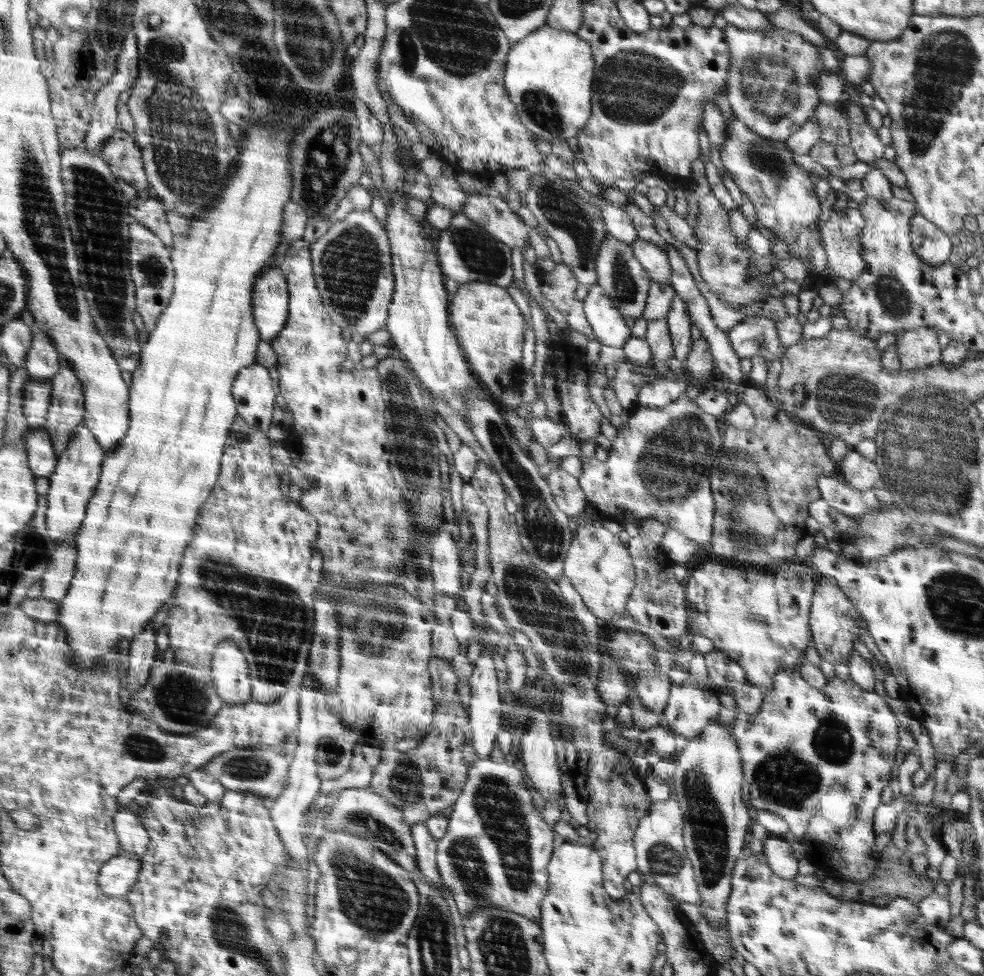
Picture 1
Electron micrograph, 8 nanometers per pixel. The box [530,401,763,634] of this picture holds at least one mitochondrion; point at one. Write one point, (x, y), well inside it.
(672, 464)

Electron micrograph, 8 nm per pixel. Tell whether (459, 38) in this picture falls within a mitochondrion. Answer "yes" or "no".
yes

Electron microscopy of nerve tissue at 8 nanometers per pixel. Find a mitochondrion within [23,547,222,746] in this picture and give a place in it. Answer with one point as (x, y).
(180, 696)

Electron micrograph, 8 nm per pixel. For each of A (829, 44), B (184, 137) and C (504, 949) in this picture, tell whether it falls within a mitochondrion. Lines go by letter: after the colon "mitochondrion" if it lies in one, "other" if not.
A: other
B: mitochondrion
C: mitochondrion

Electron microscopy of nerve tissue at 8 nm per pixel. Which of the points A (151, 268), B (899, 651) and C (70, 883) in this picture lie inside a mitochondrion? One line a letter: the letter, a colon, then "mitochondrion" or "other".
A: mitochondrion
B: other
C: other

